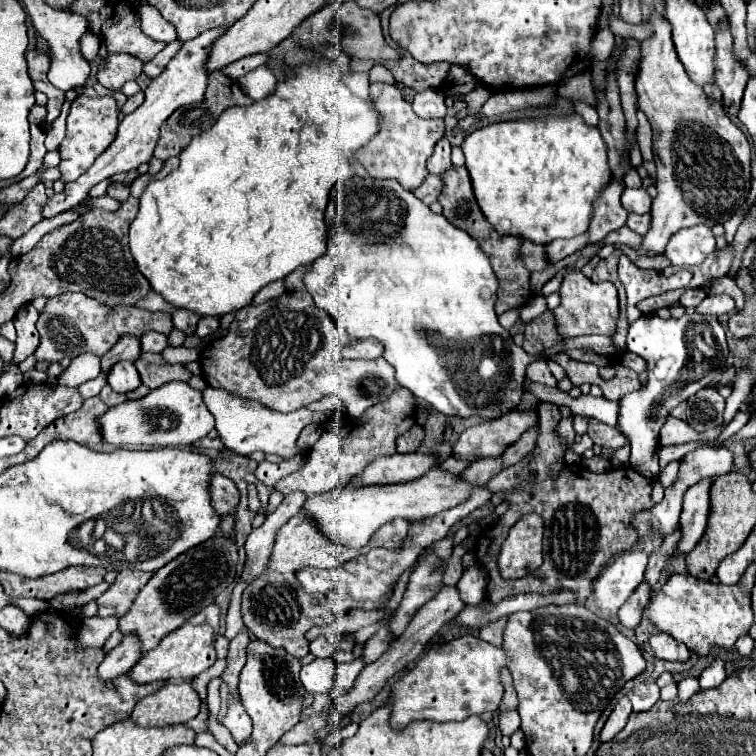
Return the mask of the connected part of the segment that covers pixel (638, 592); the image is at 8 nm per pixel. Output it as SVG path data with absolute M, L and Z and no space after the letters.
M640 584L640 586L634 590L632 598L628 598L628 602L624 602L624 606L622 606L620 612L618 612L620 624L622 624L624 628L634 630L634 628L640 624L640 616L642 616L644 606L648 604L648 598L650 598L648 586Z

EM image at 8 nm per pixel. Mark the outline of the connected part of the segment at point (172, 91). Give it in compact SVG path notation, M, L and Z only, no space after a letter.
M220 26L220 28L212 28L204 34L200 34L200 38L192 38L186 40L180 48L180 52L168 62L168 66L164 68L164 72L156 78L152 78L152 82L148 84L148 88L144 90L146 98L144 102L128 116L124 116L124 120L120 122L120 132L116 136L116 140L112 142L112 146L108 146L108 150L104 150L104 154L100 154L96 158L96 162L90 166L90 170L86 170L78 180L66 184L66 190L48 198L46 206L44 206L44 218L52 218L60 212L66 212L70 208L74 208L76 204L84 202L88 196L88 190L92 186L96 186L102 180L112 178L114 174L120 172L128 172L132 168L138 168L144 162L150 162L154 148L158 144L160 138L160 128L162 124L168 120L168 116L184 106L184 104L192 104L192 102L202 102L204 94L206 94L206 84L208 84L208 60L210 60L210 50L212 44L228 30L228 26Z

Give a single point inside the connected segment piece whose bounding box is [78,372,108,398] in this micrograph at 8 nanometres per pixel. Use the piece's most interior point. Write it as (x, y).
(91, 388)

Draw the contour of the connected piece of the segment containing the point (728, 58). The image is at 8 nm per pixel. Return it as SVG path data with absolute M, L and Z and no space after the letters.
M724 18L716 32L716 84L724 94L724 108L730 116L738 116L742 92L748 82L746 66L734 56L734 38L730 20Z

